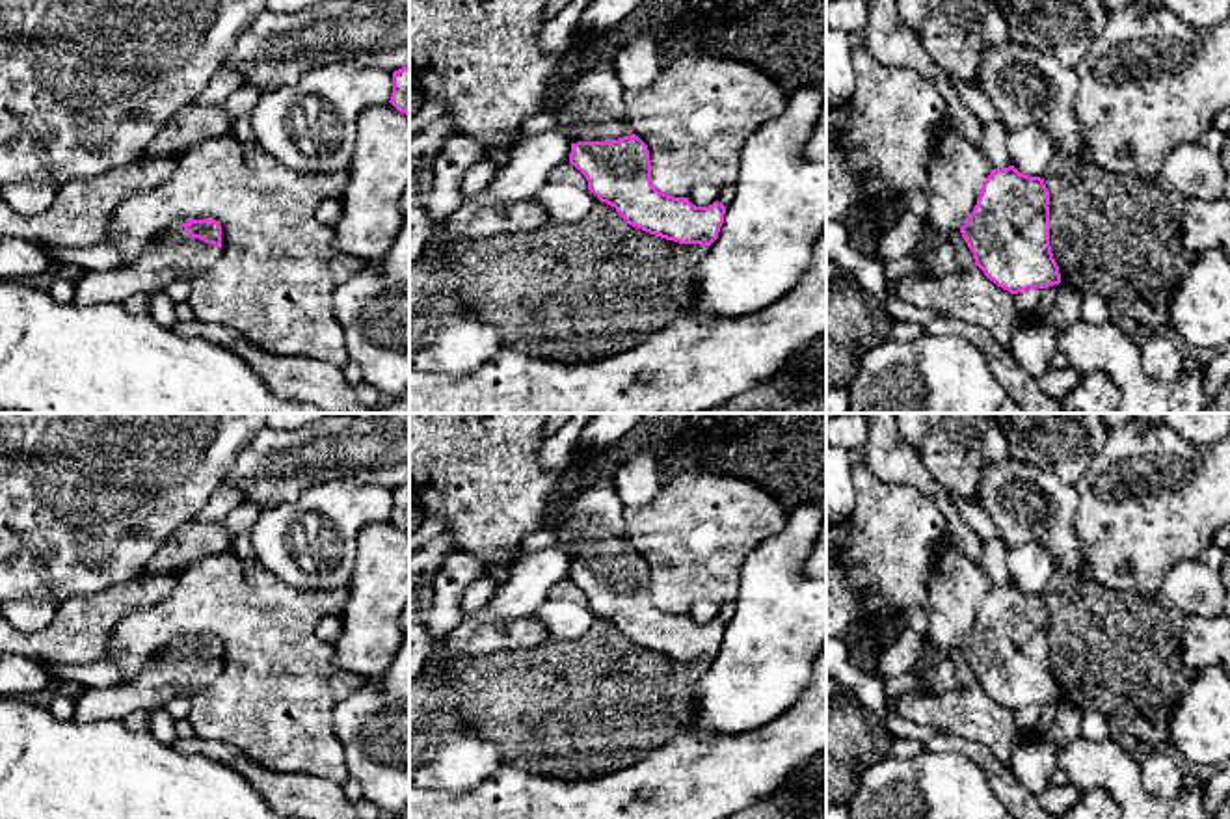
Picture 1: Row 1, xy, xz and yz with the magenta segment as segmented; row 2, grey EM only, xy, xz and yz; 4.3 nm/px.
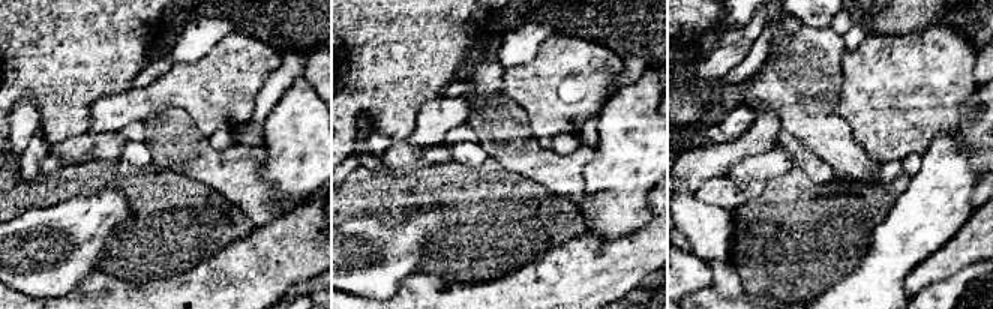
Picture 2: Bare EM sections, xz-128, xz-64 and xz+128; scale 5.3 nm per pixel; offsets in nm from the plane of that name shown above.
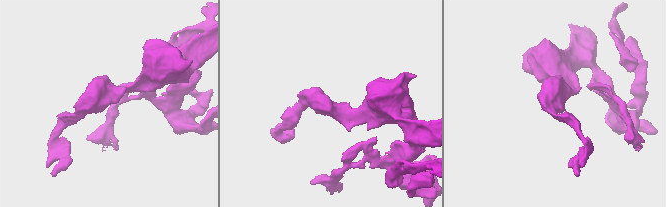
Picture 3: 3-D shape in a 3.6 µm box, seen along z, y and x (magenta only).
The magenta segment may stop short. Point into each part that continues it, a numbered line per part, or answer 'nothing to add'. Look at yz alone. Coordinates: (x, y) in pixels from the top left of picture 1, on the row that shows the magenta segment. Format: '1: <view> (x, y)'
1: yz (951, 254)

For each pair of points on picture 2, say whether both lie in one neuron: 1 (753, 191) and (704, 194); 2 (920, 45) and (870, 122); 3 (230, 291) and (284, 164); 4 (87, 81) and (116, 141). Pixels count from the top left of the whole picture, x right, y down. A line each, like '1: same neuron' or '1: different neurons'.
1: same neuron
2: same neuron
3: different neurons
4: different neurons

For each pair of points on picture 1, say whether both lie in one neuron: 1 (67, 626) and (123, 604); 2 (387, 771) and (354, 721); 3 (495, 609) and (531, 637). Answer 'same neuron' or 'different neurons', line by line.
1: same neuron
2: same neuron
3: different neurons

